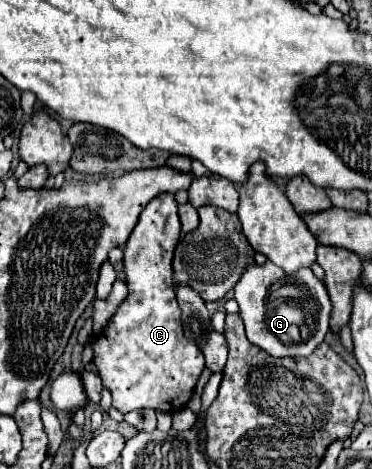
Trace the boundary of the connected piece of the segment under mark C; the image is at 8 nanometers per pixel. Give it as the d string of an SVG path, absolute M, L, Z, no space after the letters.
M161 194L153 198L145 210L139 216L137 226L133 228L129 240L125 242L123 250L123 270L125 270L125 284L129 288L127 298L119 304L115 314L109 318L107 326L103 332L95 338L93 342L93 360L99 378L103 380L103 386L111 392L113 406L121 412L127 414L131 410L141 410L141 408L153 408L153 410L163 410L163 412L177 412L187 406L187 402L193 396L195 384L205 368L203 354L199 348L189 342L183 334L183 324L181 324L181 310L177 306L175 298L175 282L173 282L173 252L181 236L181 222L177 216L177 202L173 194Z

